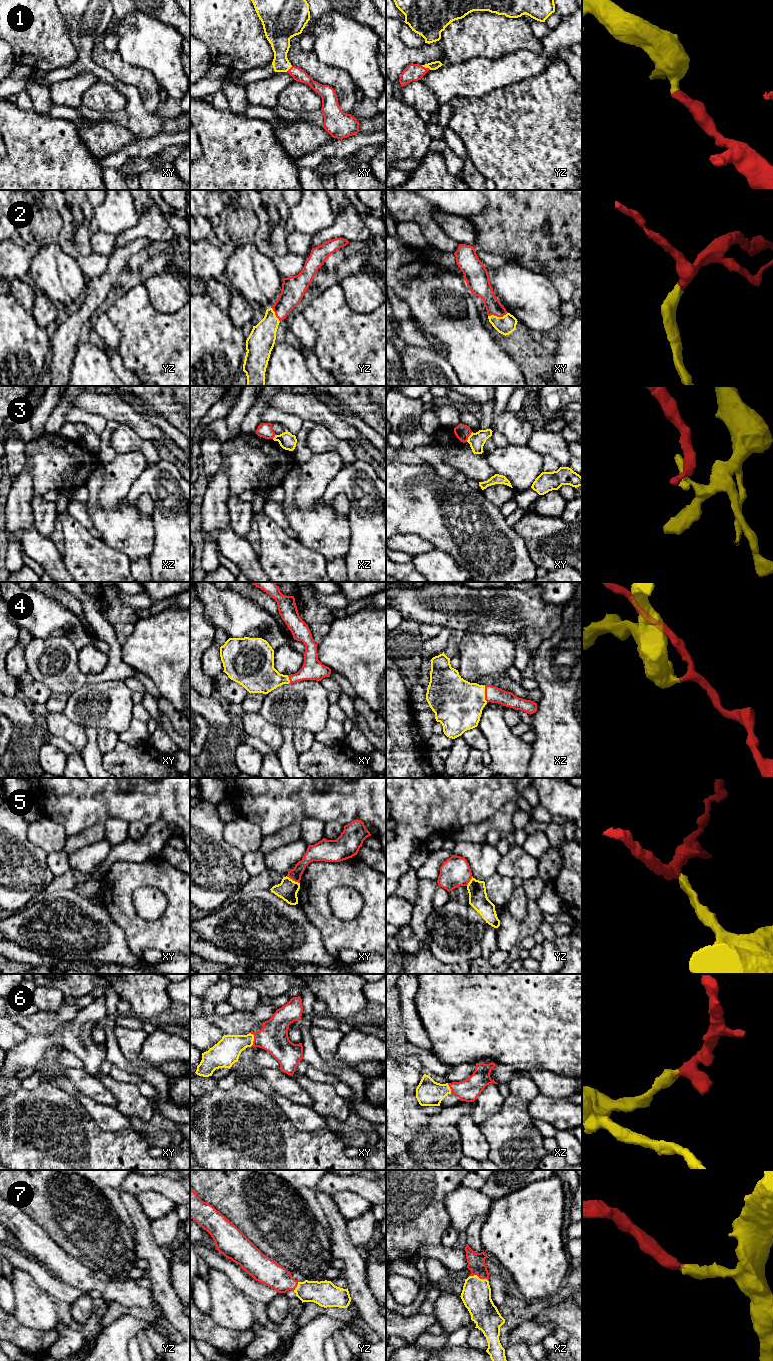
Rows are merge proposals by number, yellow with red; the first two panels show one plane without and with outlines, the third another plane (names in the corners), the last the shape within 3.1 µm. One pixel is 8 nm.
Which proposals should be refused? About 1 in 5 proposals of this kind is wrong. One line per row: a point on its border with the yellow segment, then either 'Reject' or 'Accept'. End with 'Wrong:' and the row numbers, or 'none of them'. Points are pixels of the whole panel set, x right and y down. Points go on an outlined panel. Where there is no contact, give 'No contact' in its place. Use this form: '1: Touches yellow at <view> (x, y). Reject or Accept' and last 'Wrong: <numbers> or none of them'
1: Touches yellow at yz (426, 67). Accept
2: Touches yellow at xy (496, 316). Accept
3: Touches yellow at xy (468, 437). Reject
4: Touches yellow at xz (484, 694). Accept
5: Touches yellow at xy (292, 880). Reject
6: Touches yellow at xy (253, 1039). Accept
7: Touches yellow at xz (478, 1277). Accept
Wrong: 3, 5

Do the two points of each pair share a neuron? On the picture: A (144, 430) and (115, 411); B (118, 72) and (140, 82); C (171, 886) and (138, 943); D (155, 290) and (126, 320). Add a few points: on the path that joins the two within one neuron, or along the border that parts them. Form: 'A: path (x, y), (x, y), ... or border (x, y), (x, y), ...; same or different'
A: path (137, 423), (122, 413); same
B: path (123, 72), (135, 77); same
C: path (173, 901), (173, 912), (153, 932); same
D: border (143, 284), (151, 304), (164, 314); different

